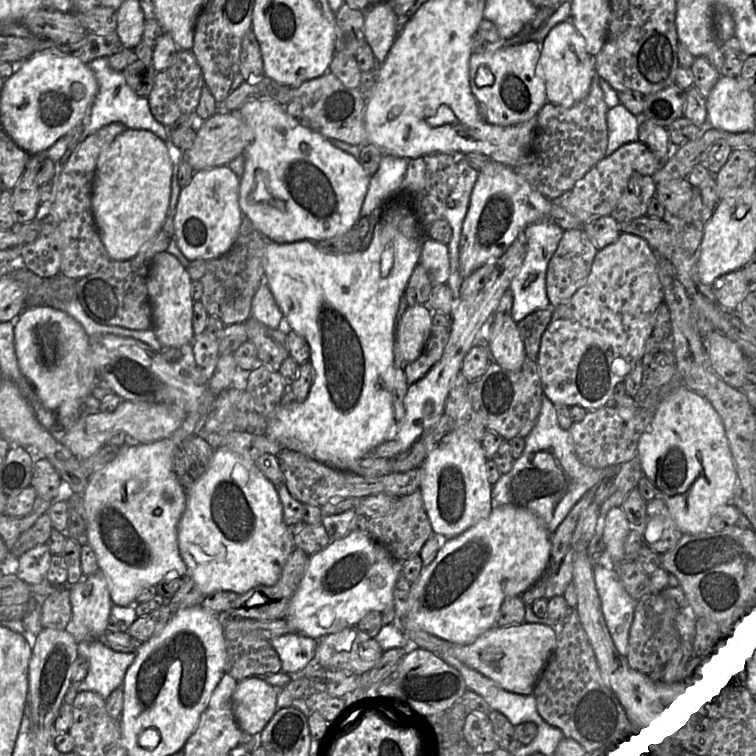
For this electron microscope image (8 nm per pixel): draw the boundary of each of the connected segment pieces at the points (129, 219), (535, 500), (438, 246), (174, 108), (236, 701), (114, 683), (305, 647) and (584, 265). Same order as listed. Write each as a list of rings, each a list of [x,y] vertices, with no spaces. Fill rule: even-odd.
[[[127,128],[104,149],[97,160],[91,205],[102,243],[112,260],[133,258],[159,230],[168,215],[173,163],[167,143],[148,130]]]
[[[543,395],[539,417],[526,437],[522,455],[492,488],[493,507],[513,505],[528,510],[552,535],[584,494],[612,474],[616,475],[616,468],[596,469],[581,462],[571,434],[558,424],[555,405]]]
[[[426,237],[419,263],[424,266],[433,284],[447,284],[450,276],[448,245]]]
[[[179,50],[173,64],[156,73],[153,88],[147,97],[153,116],[162,125],[171,126],[181,116],[195,111],[204,86],[201,67],[192,51]]]
[[[258,677],[238,681],[232,695],[232,710],[242,732],[254,736],[261,733],[277,710],[279,690]]]
[[[84,641],[78,643],[78,655],[89,663],[86,678],[77,684],[77,692],[92,691],[106,699],[118,687],[123,686],[126,672],[134,662],[136,653],[124,653],[114,651],[99,641]]]
[[[289,633],[270,640],[281,661],[281,672],[296,673],[312,662],[317,641],[300,633]]]
[[[582,228],[564,231],[557,250],[549,261],[546,291],[552,309],[567,302],[586,283],[598,250]]]

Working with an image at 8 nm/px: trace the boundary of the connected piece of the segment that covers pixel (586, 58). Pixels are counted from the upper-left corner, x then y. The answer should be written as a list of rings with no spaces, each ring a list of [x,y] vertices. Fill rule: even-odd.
[[[570,21],[558,23],[545,37],[540,67],[548,102],[565,108],[573,106],[588,95],[592,79],[597,75],[594,57],[587,52],[585,39]]]

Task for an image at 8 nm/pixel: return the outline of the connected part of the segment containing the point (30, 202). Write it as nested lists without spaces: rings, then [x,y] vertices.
[[[30,155],[22,177],[12,190],[15,224],[25,224],[33,221],[40,206],[40,187],[35,181],[38,164],[39,156]]]

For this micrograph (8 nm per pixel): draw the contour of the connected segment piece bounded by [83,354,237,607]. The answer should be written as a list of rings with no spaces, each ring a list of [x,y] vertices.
[[[232,354],[220,355],[213,376],[198,399],[198,409],[187,414],[178,430],[170,437],[154,442],[125,445],[113,460],[90,476],[83,492],[88,544],[96,554],[99,571],[107,580],[113,605],[134,605],[143,588],[156,586],[165,579],[184,578],[188,574],[179,552],[177,537],[179,521],[186,508],[187,492],[173,469],[172,454],[175,448],[183,447],[185,439],[201,432],[209,413],[214,409],[217,396],[232,386],[236,369],[237,364]]]

